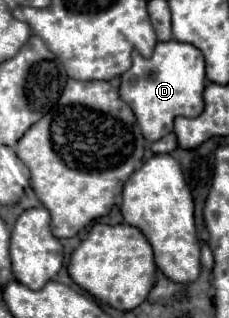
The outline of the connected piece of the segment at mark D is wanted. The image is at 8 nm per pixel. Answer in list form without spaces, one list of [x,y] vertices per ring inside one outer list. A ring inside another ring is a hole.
[[[177,40],[159,42],[151,58],[143,58],[133,52],[133,66],[121,76],[119,94],[127,102],[139,122],[139,128],[147,142],[157,142],[173,132],[173,120],[177,116],[195,118],[203,112],[205,90],[205,58],[191,46]]]

